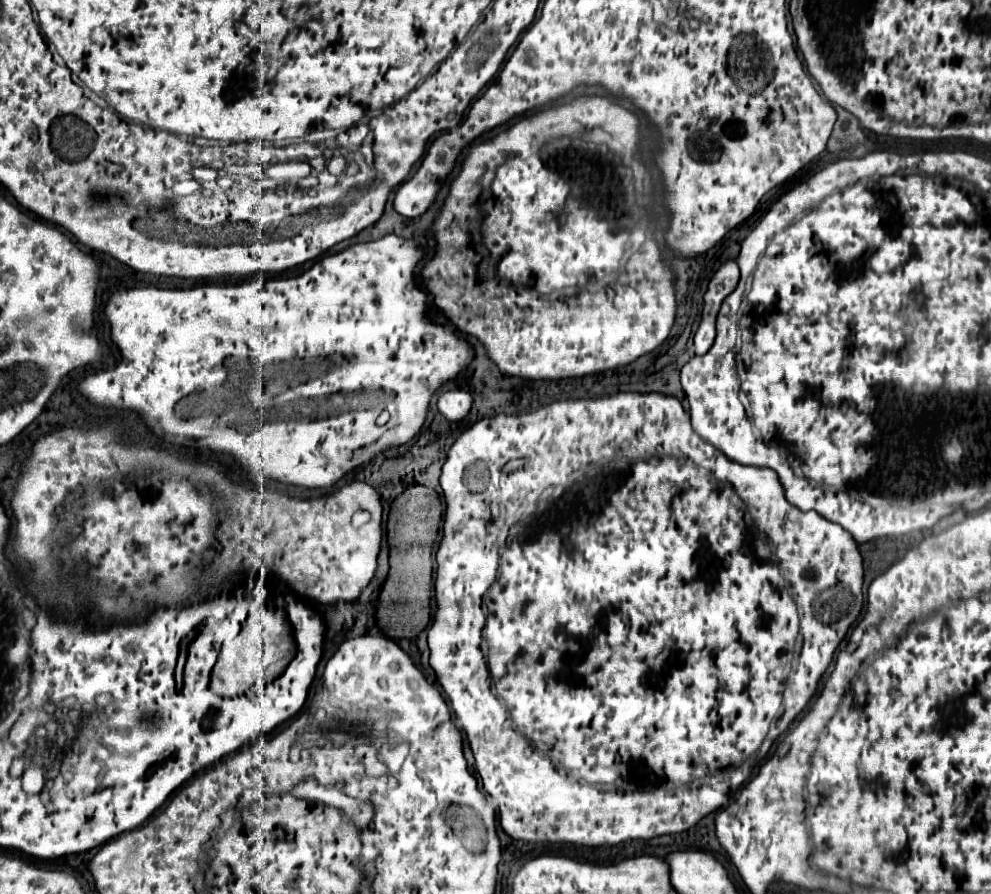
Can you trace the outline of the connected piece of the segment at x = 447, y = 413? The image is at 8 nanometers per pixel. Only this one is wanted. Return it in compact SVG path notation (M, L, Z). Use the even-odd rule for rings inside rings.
M444 391L438 399L438 409L448 421L462 421L472 409L472 395L466 391Z

